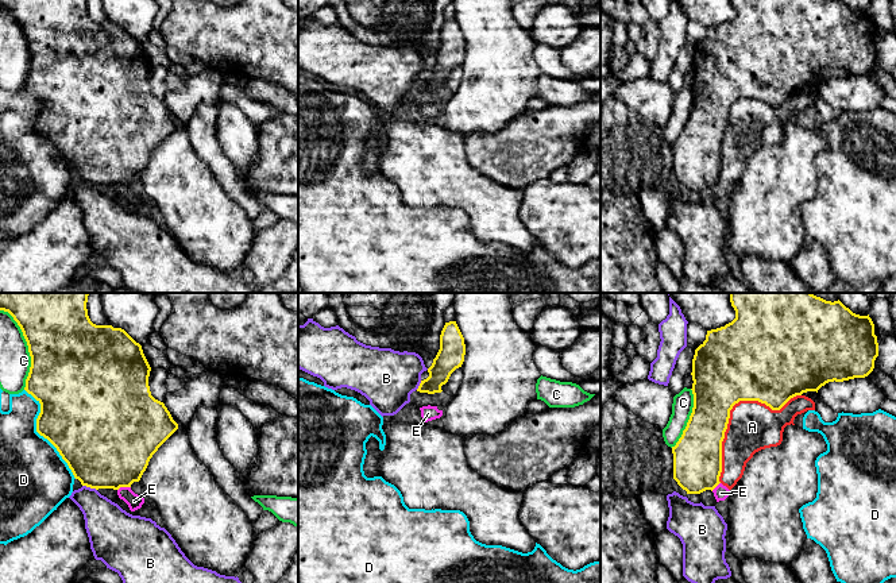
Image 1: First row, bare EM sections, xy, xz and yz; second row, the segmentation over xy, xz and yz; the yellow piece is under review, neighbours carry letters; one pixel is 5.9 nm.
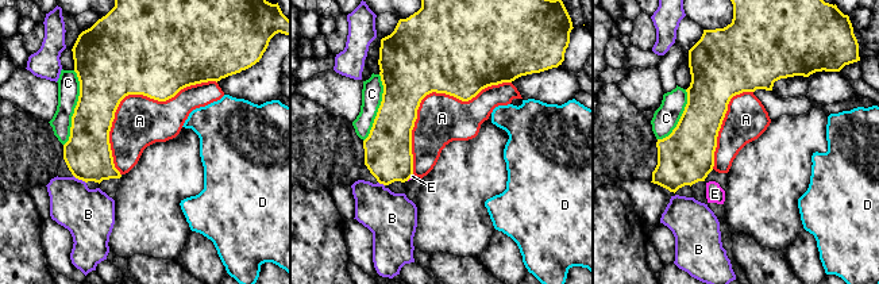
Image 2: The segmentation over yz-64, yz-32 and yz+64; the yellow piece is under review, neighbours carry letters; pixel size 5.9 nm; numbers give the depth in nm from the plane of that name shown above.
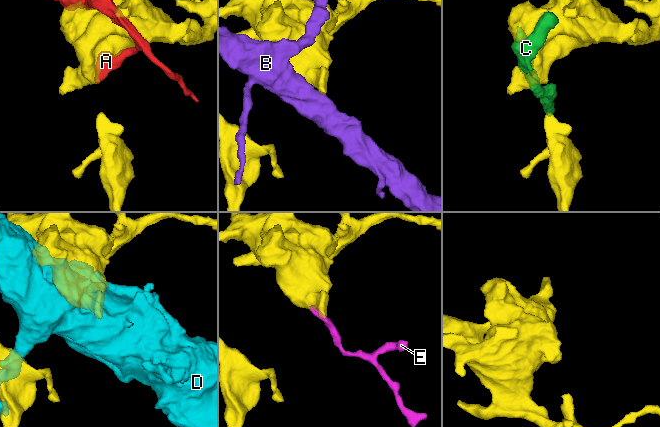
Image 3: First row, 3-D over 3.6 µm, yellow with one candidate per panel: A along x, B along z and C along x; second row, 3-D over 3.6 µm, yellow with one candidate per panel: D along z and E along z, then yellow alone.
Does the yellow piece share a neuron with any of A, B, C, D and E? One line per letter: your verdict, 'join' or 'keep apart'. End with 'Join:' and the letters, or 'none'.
A: keep apart
B: keep apart
C: keep apart
D: keep apart
E: keep apart
Join: none

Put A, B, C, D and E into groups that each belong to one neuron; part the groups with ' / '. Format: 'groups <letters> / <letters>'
groups A E / B / C / D

